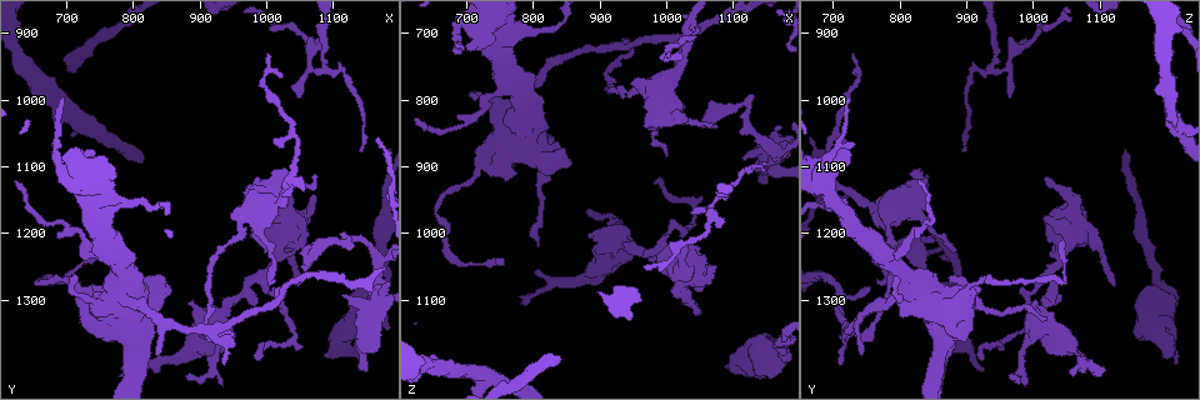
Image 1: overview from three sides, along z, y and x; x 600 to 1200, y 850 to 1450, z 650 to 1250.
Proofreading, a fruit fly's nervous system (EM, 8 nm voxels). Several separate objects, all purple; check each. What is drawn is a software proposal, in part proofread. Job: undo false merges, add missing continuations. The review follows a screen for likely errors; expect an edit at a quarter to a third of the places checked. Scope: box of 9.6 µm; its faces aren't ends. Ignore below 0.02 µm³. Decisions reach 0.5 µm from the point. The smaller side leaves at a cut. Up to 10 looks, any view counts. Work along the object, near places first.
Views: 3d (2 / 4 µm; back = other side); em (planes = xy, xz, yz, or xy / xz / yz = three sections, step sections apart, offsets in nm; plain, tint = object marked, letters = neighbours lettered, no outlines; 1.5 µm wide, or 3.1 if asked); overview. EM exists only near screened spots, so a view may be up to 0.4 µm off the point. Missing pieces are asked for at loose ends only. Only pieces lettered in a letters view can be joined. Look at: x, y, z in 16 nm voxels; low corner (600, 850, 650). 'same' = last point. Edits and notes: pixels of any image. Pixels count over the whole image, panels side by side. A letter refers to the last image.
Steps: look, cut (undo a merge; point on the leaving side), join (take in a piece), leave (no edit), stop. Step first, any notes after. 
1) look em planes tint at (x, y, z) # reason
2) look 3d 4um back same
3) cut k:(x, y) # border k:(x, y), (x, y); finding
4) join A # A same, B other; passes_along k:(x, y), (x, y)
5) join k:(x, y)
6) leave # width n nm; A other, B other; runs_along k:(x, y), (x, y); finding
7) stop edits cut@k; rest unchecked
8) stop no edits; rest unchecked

look 3d 2um at (1040, 1280, 1125) # free end

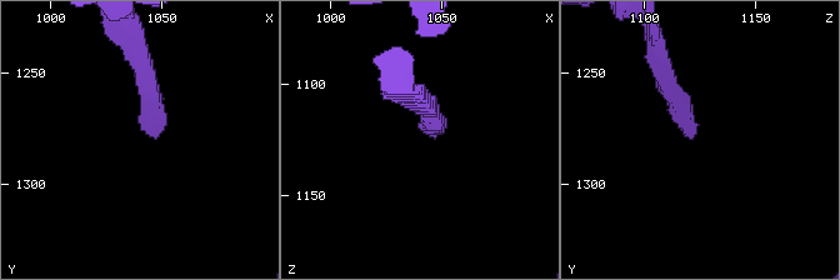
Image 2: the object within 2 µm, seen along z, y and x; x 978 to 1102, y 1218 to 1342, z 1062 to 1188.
look em xz step 4 tint at (1043, 1278, 1122) # need the tissue

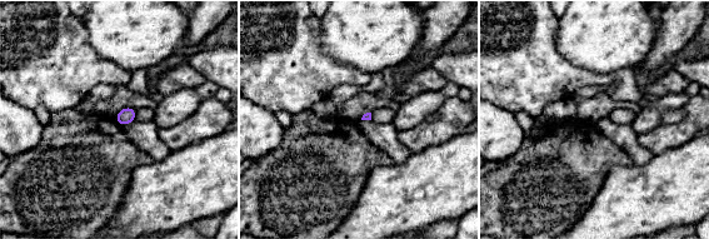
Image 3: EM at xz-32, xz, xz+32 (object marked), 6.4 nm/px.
look em planes letters same

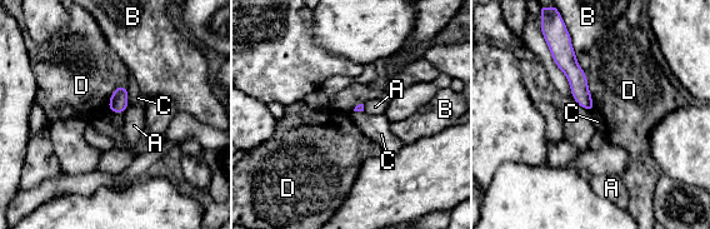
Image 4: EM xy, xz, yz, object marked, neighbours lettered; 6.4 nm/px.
leave # longest_contact D 400 nm; A other, B other, C other, D other; border 4:(124, 110), (111, 113); no lettered piece goes on from it

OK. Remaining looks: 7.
look em planes letters at (1030, 1120, 1015)

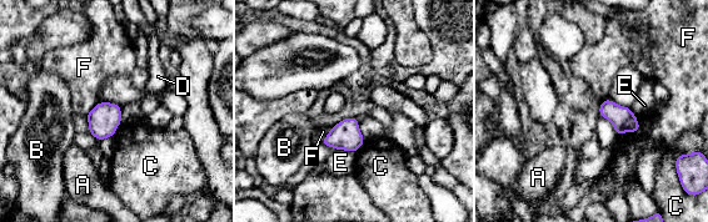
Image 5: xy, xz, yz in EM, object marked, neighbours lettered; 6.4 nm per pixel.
leave # A other, B other, C other, D other, E other, F other; border 5:(99, 102), (85, 115); no lettered piece goes on from it

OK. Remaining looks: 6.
look 3d 4um at (1005, 1060, 715) # tapers out

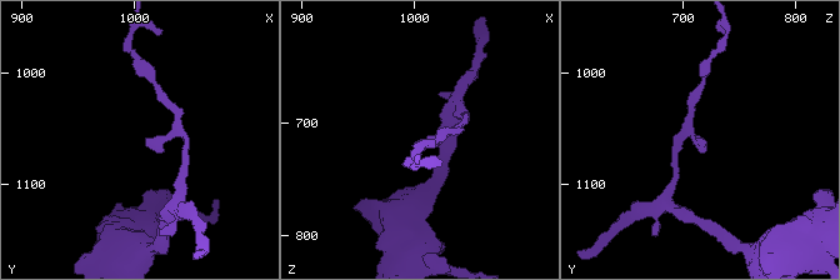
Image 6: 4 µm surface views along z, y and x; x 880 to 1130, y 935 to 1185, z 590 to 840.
look em xz step 8 plain at (1008, 1060, 720) # now the EM

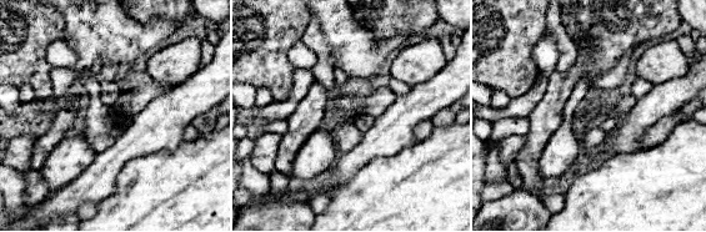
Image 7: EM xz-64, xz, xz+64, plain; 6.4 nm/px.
look em xz step 8 letters same # see the neighbours

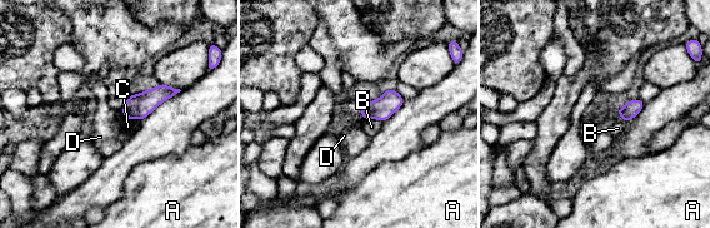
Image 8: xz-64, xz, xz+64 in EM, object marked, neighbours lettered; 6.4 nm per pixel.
leave # width 130 nm; A other, B other, C other, D other; border 8:(120, 112), (124, 117); no lettered piece goes on from it

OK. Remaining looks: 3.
look em planes letters at (1055, 1255, 835) # free end

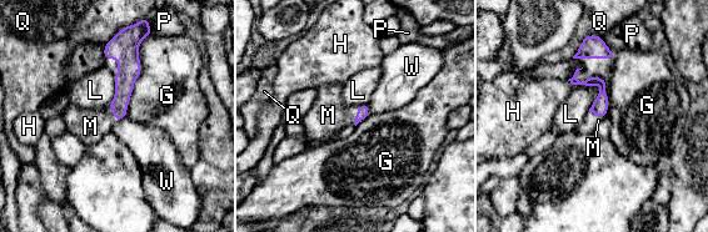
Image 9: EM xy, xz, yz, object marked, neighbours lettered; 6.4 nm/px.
join 9:(328, 115) # longest_contact G 550 nm; G other, H other, L other, M same, P other, Q other, W other; the neuron continues

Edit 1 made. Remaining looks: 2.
stop edits join@9; rest unchecked

